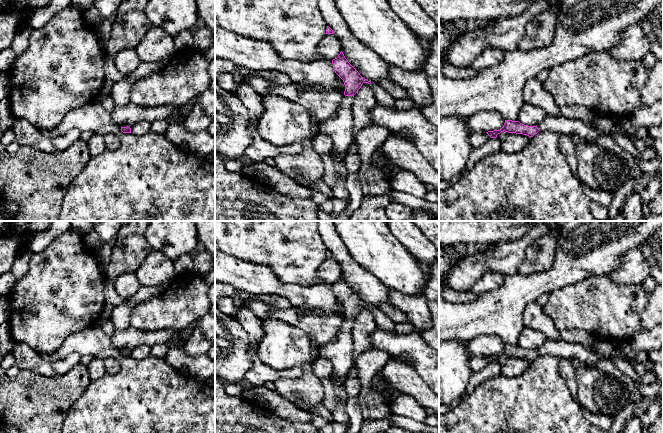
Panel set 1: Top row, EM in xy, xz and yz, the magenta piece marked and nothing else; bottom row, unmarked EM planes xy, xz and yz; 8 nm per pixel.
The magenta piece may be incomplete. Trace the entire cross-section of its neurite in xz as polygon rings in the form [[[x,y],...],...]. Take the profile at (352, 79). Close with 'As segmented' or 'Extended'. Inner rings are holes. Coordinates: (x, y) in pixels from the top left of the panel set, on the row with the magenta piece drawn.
[[[341,51],[337,58],[332,60],[335,73],[343,80],[345,85],[344,98],[336,111],[337,117],[329,118],[319,124],[319,132],[327,135],[333,141],[333,153],[339,156],[334,160],[335,172],[338,175],[337,182],[331,186],[333,197],[337,199],[348,199],[349,190],[346,179],[348,171],[345,167],[345,157],[349,147],[354,143],[353,135],[353,112],[352,105],[354,95],[363,83],[371,82],[360,75],[360,73],[348,62]]]. Extended

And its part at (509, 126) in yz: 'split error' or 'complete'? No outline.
split error

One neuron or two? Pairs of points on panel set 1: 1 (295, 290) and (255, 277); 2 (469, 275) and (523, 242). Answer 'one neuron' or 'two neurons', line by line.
1: one neuron
2: one neuron

